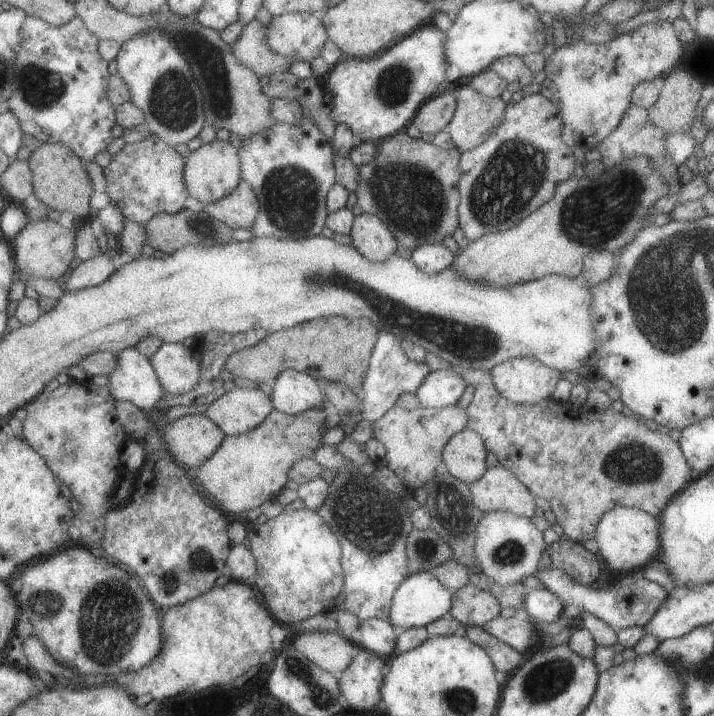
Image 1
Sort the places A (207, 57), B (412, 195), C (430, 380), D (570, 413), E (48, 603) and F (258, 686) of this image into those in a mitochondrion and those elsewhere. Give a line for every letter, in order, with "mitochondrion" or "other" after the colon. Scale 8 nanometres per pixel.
A: mitochondrion
B: mitochondrion
C: other
D: other
E: mitochondrion
F: other

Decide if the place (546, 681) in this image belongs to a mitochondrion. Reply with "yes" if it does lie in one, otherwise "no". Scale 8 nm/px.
yes

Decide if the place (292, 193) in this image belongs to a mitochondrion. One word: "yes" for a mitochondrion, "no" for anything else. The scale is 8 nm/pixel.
yes

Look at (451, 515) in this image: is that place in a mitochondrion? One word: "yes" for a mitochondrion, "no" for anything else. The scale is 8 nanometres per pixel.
yes

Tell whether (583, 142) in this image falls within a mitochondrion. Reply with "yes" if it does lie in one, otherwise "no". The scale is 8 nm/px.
no

